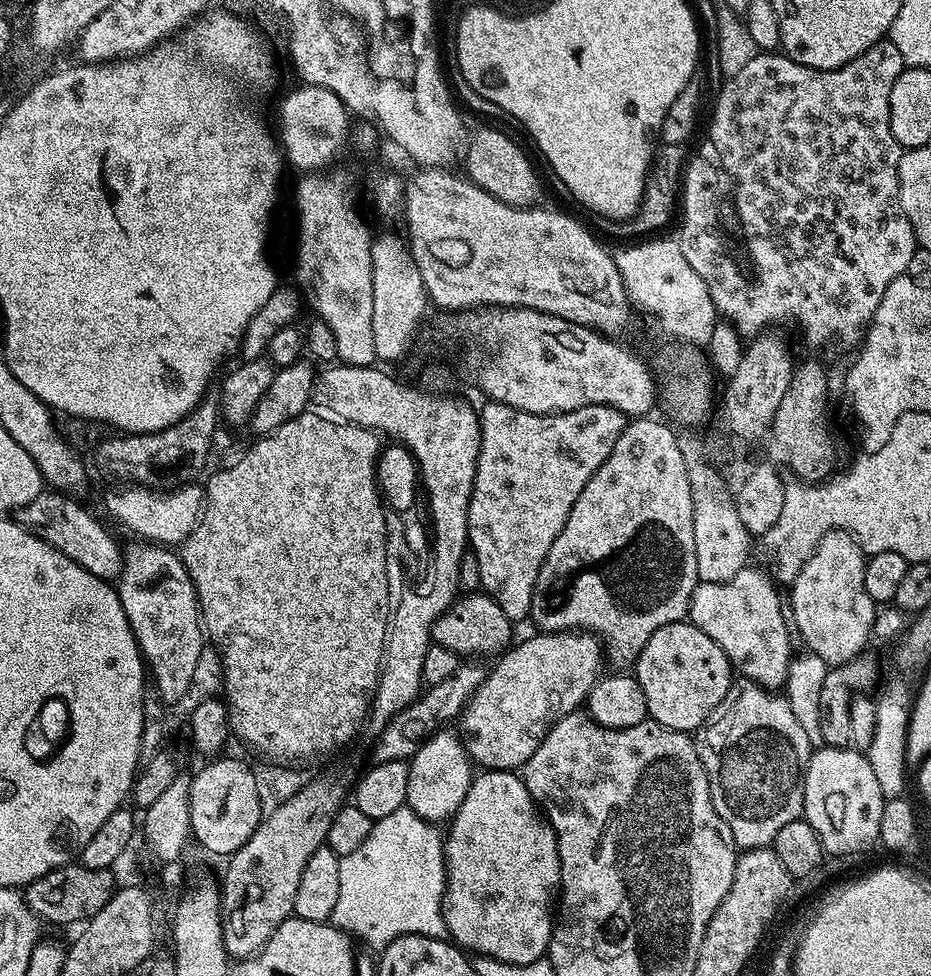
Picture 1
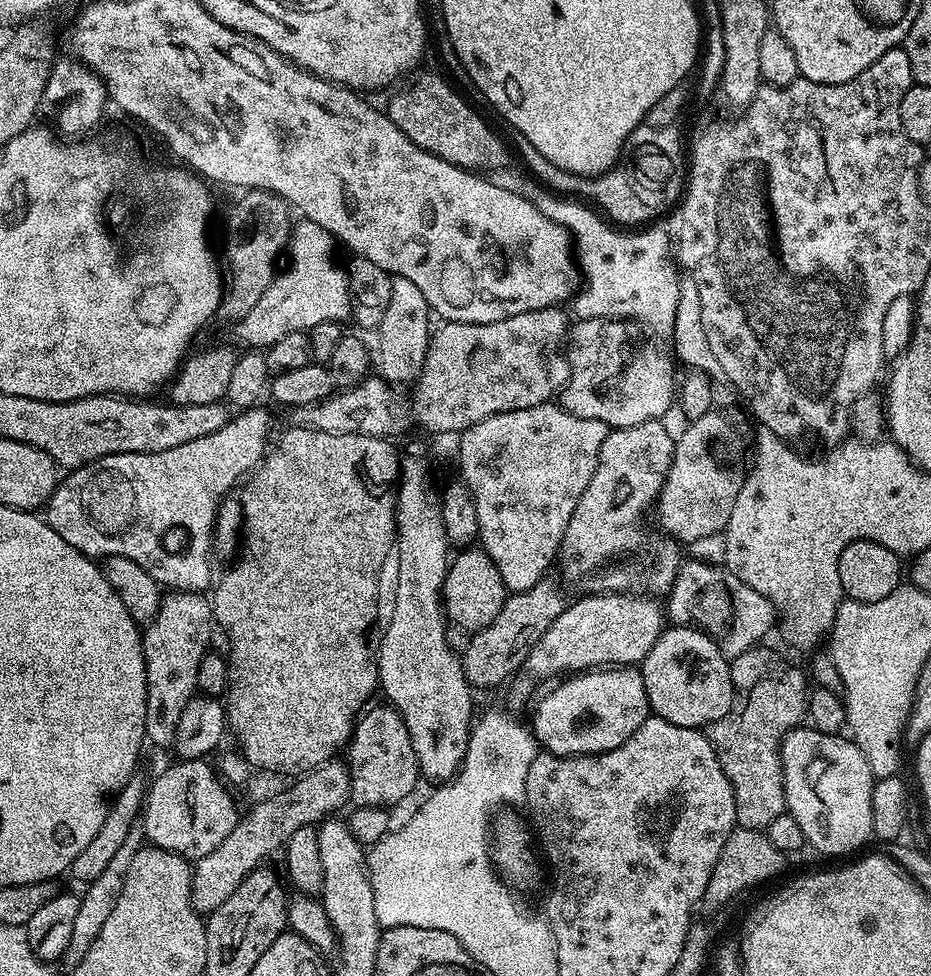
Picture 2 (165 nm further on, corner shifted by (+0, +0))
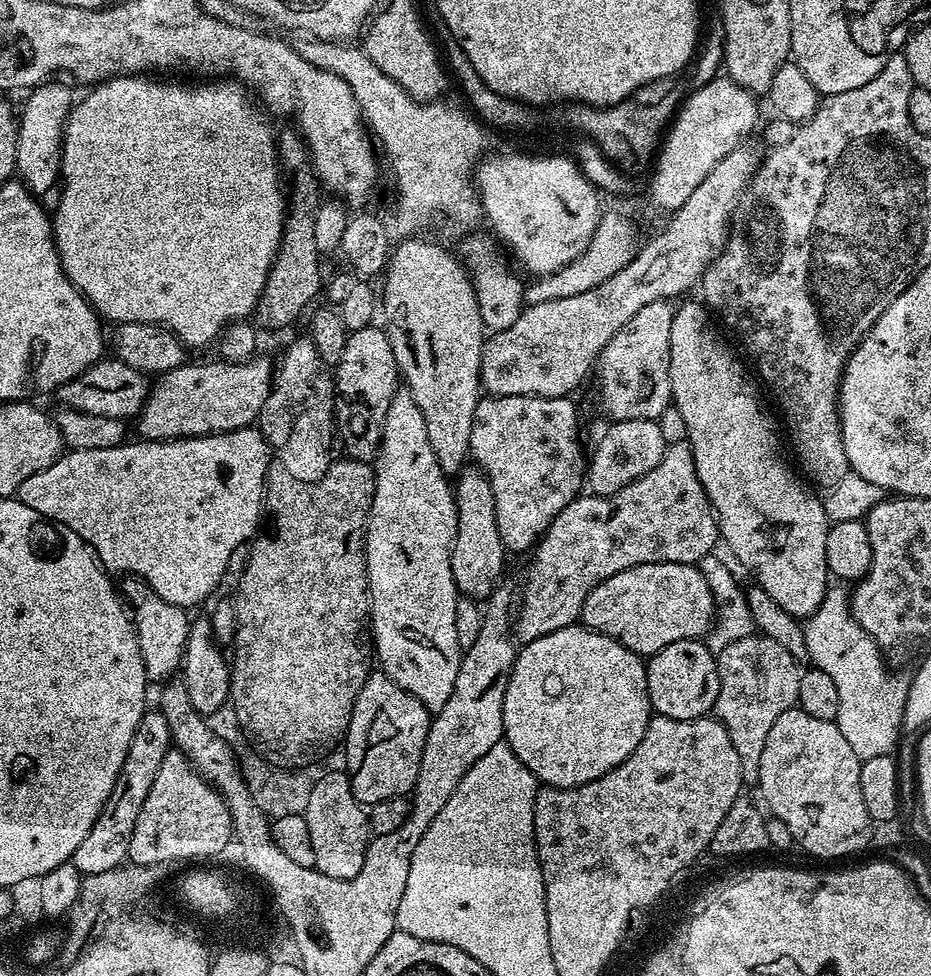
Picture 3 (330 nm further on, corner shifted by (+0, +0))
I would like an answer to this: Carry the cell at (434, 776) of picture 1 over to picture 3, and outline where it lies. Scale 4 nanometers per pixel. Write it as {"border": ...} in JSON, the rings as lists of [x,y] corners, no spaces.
{"border":[[[397,387],[394,398],[390,404],[390,410],[386,412],[384,430],[380,435],[380,452],[374,461],[376,474],[376,493],[372,504],[368,508],[368,527],[364,529],[364,561],[366,562],[366,574],[368,575],[368,599],[370,601],[370,636],[374,641],[374,656],[380,659],[379,667],[402,690],[406,690],[418,702],[422,702],[429,713],[439,712],[442,706],[446,706],[446,698],[454,690],[454,678],[458,678],[462,649],[458,642],[458,633],[454,630],[454,606],[458,599],[454,574],[450,570],[450,558],[452,557],[452,544],[456,541],[456,498],[453,485],[449,477],[445,476],[442,466],[438,466],[438,458],[434,458],[434,449],[430,446],[430,437],[426,434],[426,418],[418,410],[418,402],[410,394],[408,387]]]}

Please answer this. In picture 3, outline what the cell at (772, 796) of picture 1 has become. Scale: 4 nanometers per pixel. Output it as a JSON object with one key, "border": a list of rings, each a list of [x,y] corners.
{"border":[[[753,634],[722,649],[716,669],[720,675],[720,689],[714,709],[715,719],[724,723],[730,742],[734,742],[734,750],[738,750],[743,783],[755,785],[770,726],[778,722],[783,712],[797,707],[801,665],[774,638]]]}

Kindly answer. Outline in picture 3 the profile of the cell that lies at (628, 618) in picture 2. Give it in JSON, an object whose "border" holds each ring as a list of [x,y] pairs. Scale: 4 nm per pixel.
{"border":[[[654,562],[634,566],[630,570],[622,570],[622,574],[614,574],[614,578],[606,578],[606,582],[594,586],[586,602],[582,602],[579,623],[585,628],[594,629],[595,632],[613,636],[631,652],[637,652],[641,658],[647,658],[653,656],[658,650],[670,646],[670,642],[701,639],[712,627],[717,609],[716,599],[712,596],[697,565]]]}

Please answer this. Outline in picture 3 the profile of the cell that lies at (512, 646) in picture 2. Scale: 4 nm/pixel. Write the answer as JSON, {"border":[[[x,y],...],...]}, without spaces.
{"border":[[[669,444],[662,462],[642,478],[612,496],[581,494],[556,515],[534,549],[536,558],[518,596],[515,639],[537,640],[577,623],[590,590],[622,570],[654,562],[699,565],[719,540],[719,524],[698,478],[692,447]]]}

